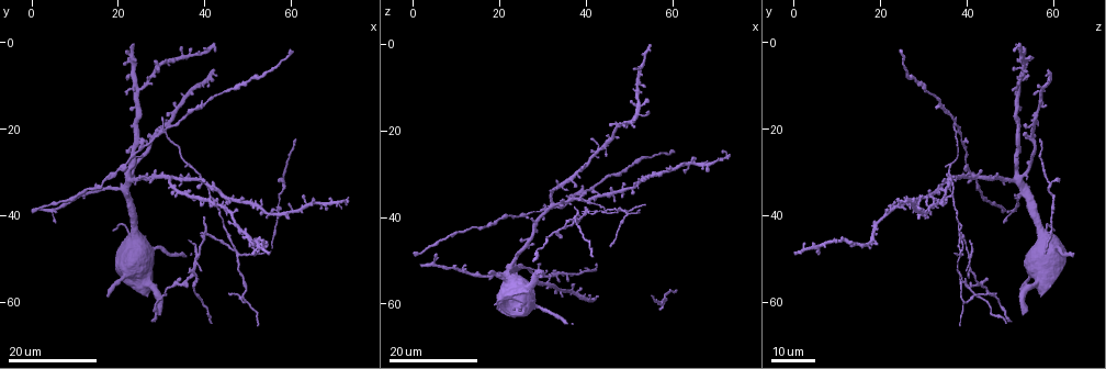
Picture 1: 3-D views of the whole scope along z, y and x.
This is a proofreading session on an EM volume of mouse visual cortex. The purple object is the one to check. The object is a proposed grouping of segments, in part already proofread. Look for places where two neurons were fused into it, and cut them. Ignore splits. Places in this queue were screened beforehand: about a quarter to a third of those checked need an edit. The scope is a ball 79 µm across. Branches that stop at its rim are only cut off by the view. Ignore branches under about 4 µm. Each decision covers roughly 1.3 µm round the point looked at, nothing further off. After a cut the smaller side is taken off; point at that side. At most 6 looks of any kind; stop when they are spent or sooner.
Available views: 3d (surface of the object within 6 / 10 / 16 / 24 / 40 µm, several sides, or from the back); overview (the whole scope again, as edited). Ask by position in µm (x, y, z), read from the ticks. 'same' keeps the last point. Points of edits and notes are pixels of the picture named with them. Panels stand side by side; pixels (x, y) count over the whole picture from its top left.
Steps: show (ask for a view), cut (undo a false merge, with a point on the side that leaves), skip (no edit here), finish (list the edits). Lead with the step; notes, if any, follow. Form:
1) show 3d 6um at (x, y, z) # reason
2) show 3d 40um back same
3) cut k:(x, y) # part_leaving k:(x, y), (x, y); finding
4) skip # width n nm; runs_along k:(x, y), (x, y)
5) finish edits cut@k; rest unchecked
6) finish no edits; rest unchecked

show 3d 24um at (49.5, 60.0, 39.0) # arms part here

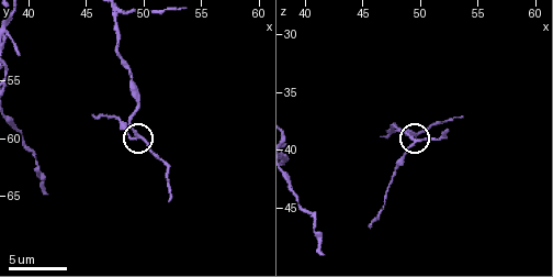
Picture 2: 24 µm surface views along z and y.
show 3d 6um at (49.6, 60.0, 39.2)

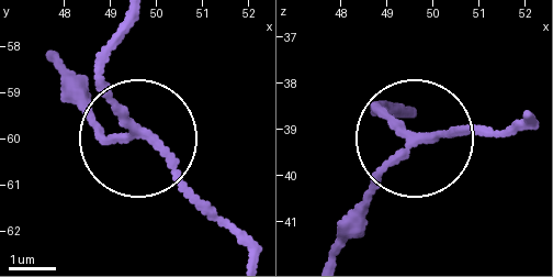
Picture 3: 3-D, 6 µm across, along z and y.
skip # side_arm 7 um; arms 3; one neuron here

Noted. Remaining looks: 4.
show 3d 24um at (47.5, 48.0, 39.0) # arms part here

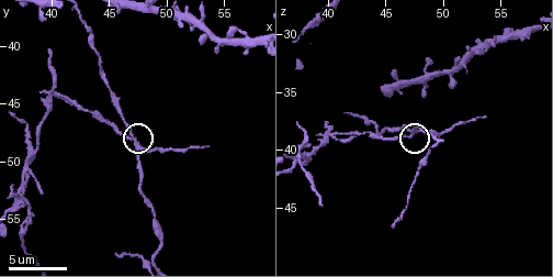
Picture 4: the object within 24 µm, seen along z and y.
show 3d 6um same

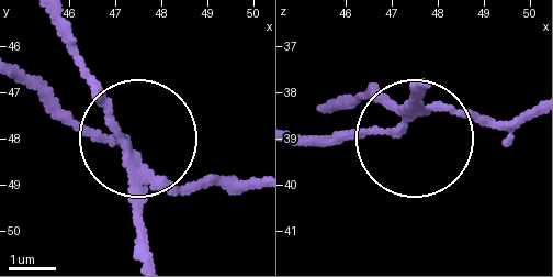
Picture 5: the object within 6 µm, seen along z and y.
cut 5:(205, 188) # part_leaving 5:(139, 162), (25, 82); two neurons meet here

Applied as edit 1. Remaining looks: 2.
show 3d 10um at (38.2, 55.6, 39.4) # three-way junction

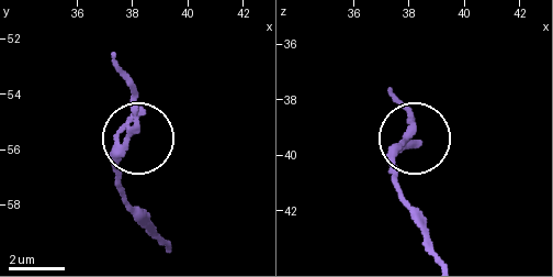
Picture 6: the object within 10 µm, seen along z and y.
skip # arms 3; all the same neuron

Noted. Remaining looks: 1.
finish edits cut@5; rest unchecked

